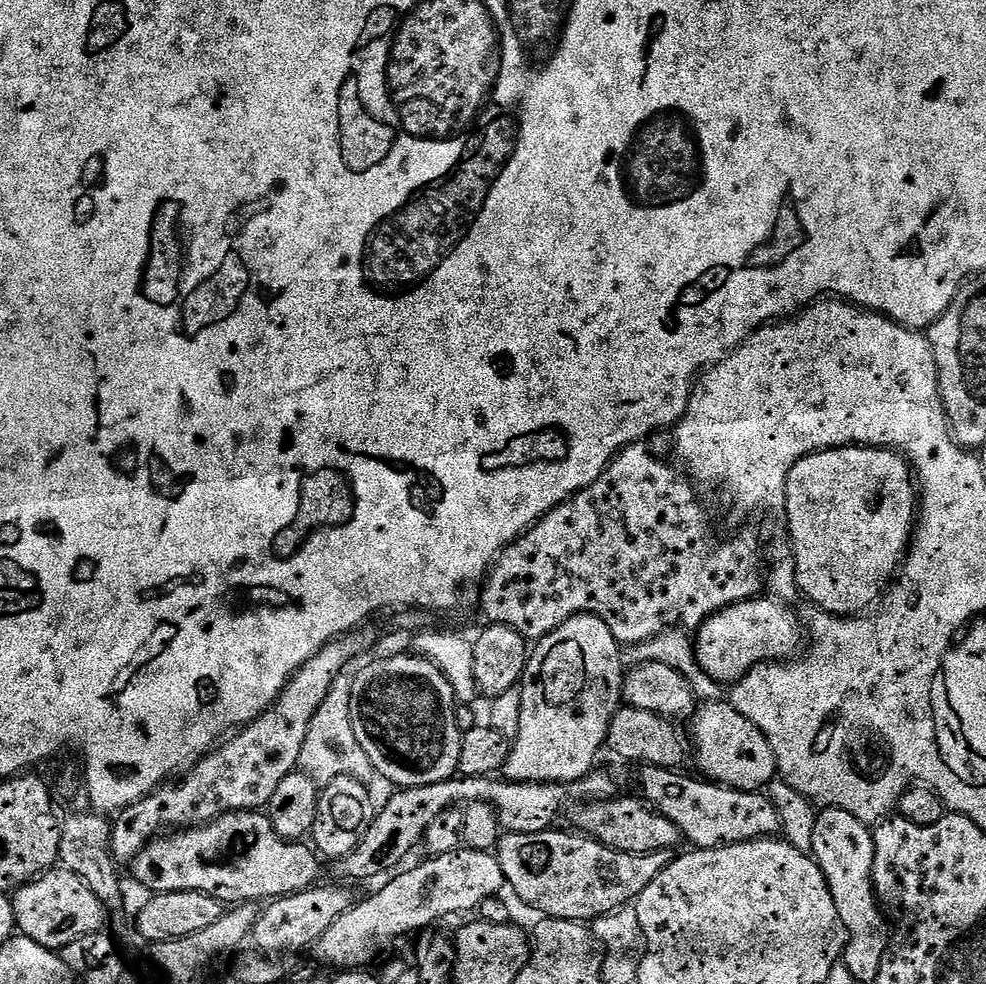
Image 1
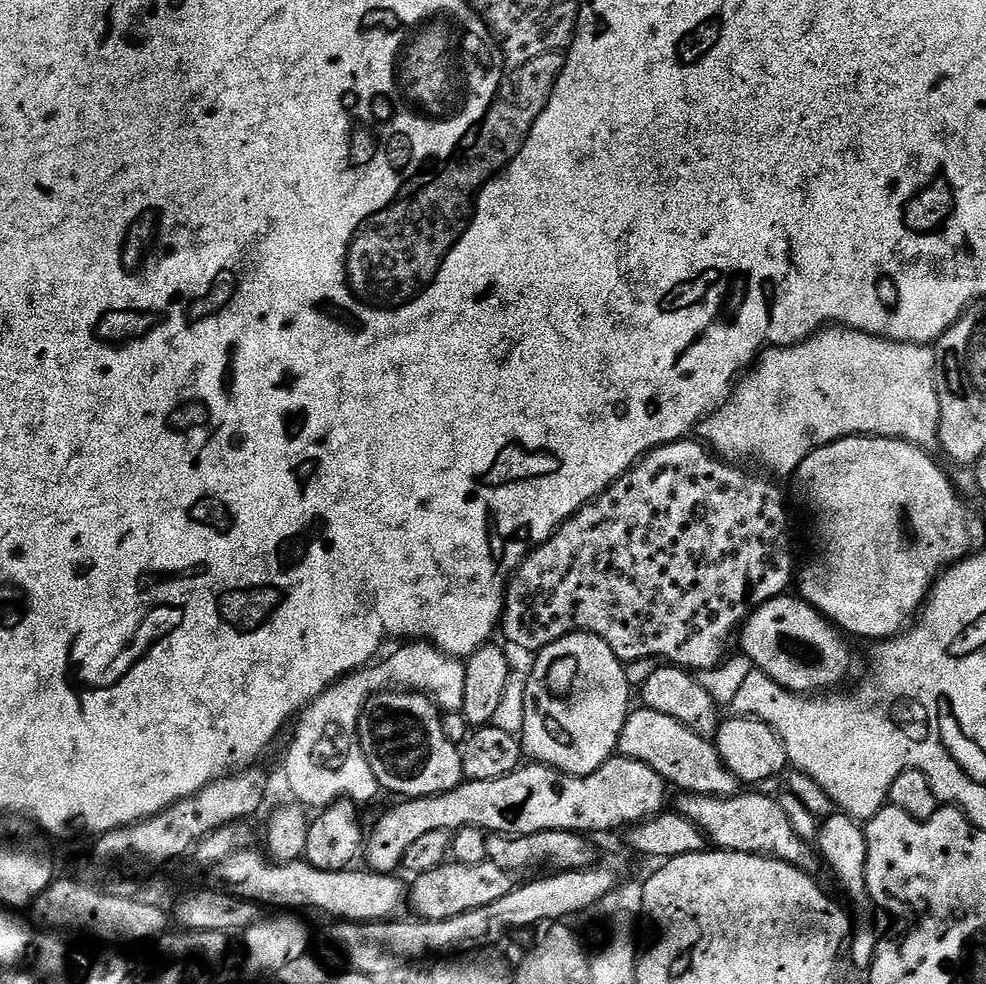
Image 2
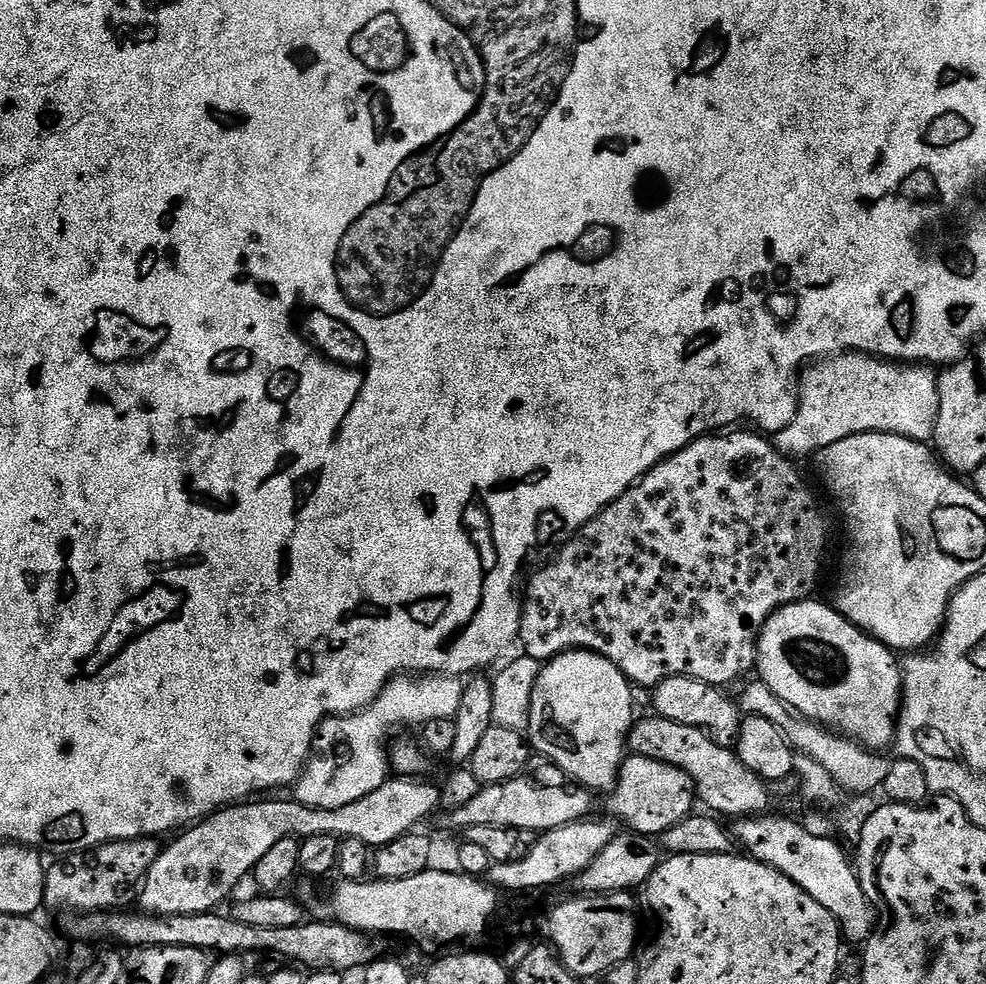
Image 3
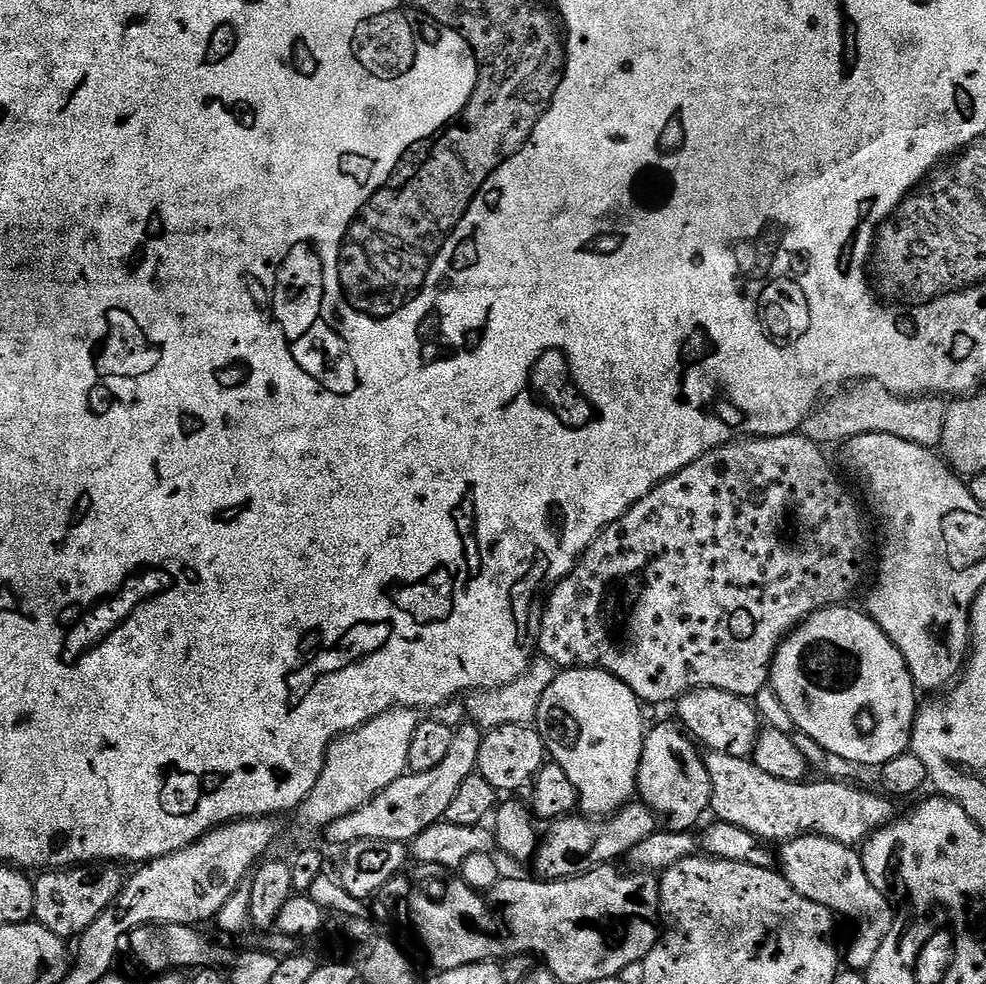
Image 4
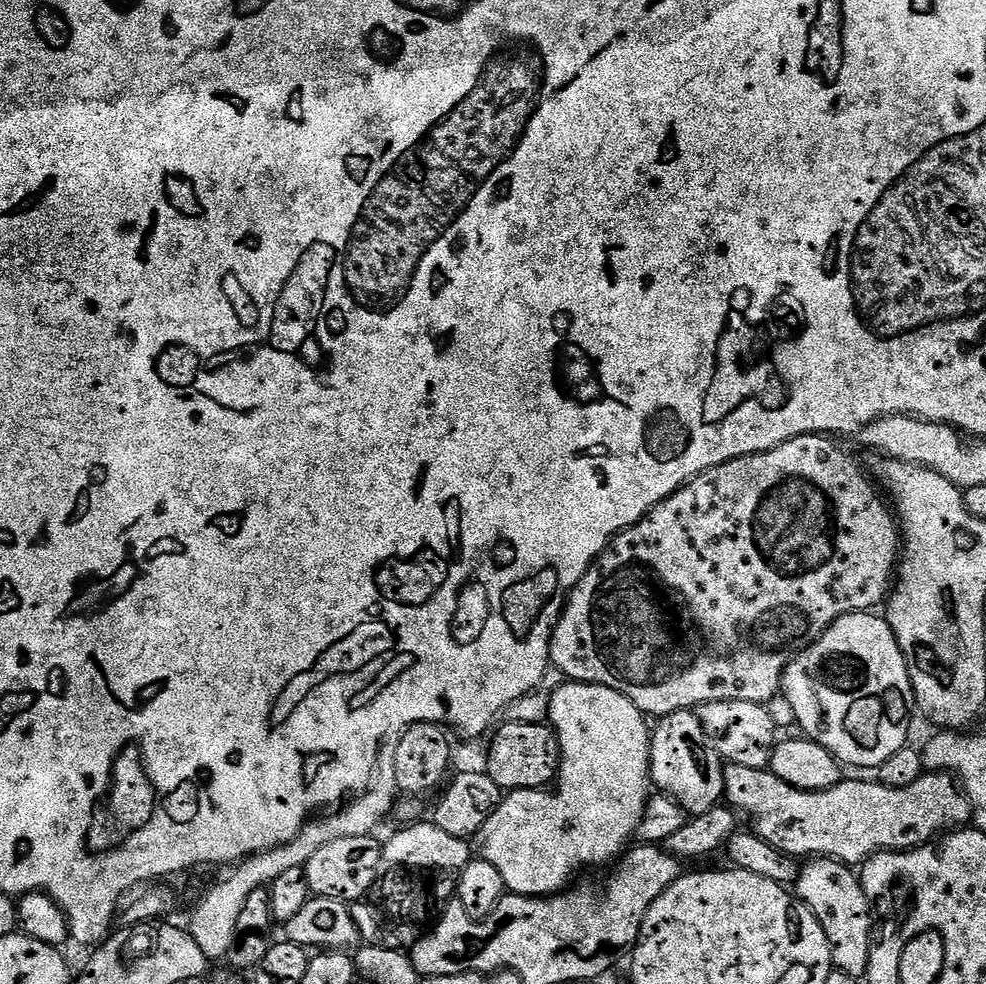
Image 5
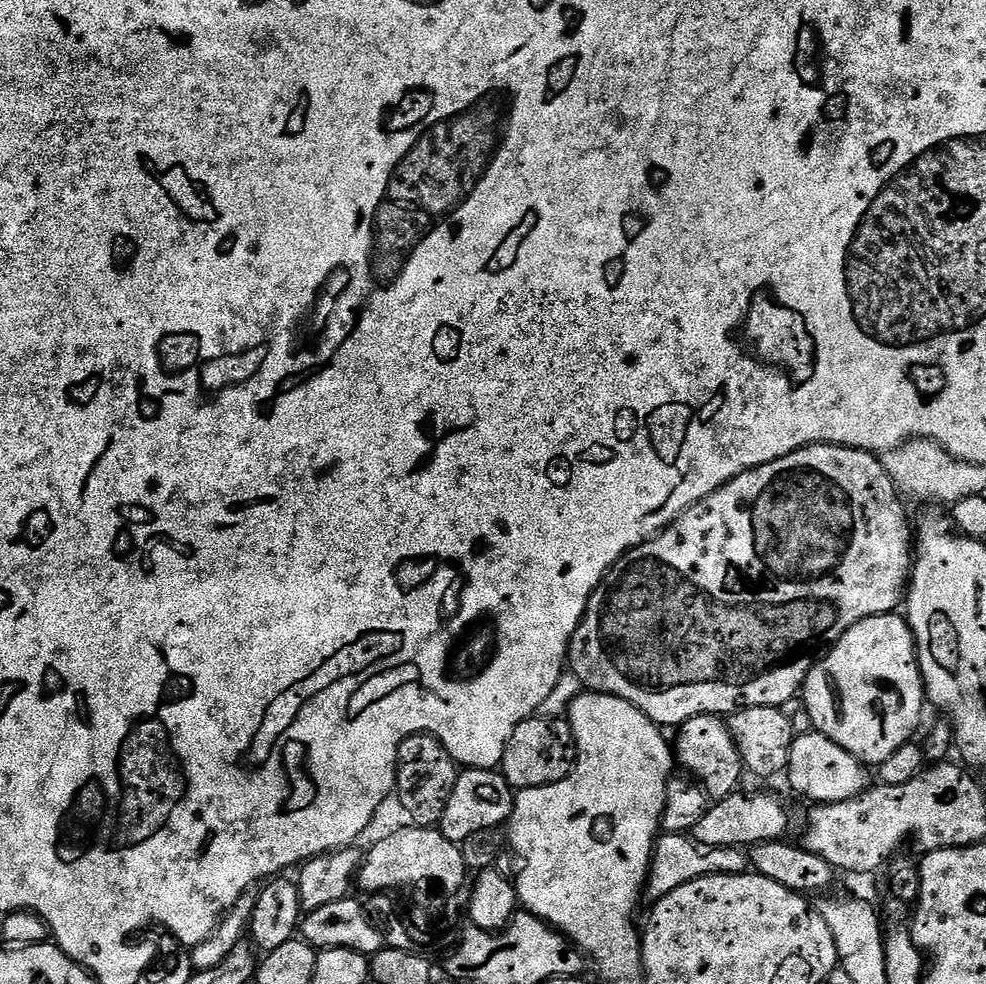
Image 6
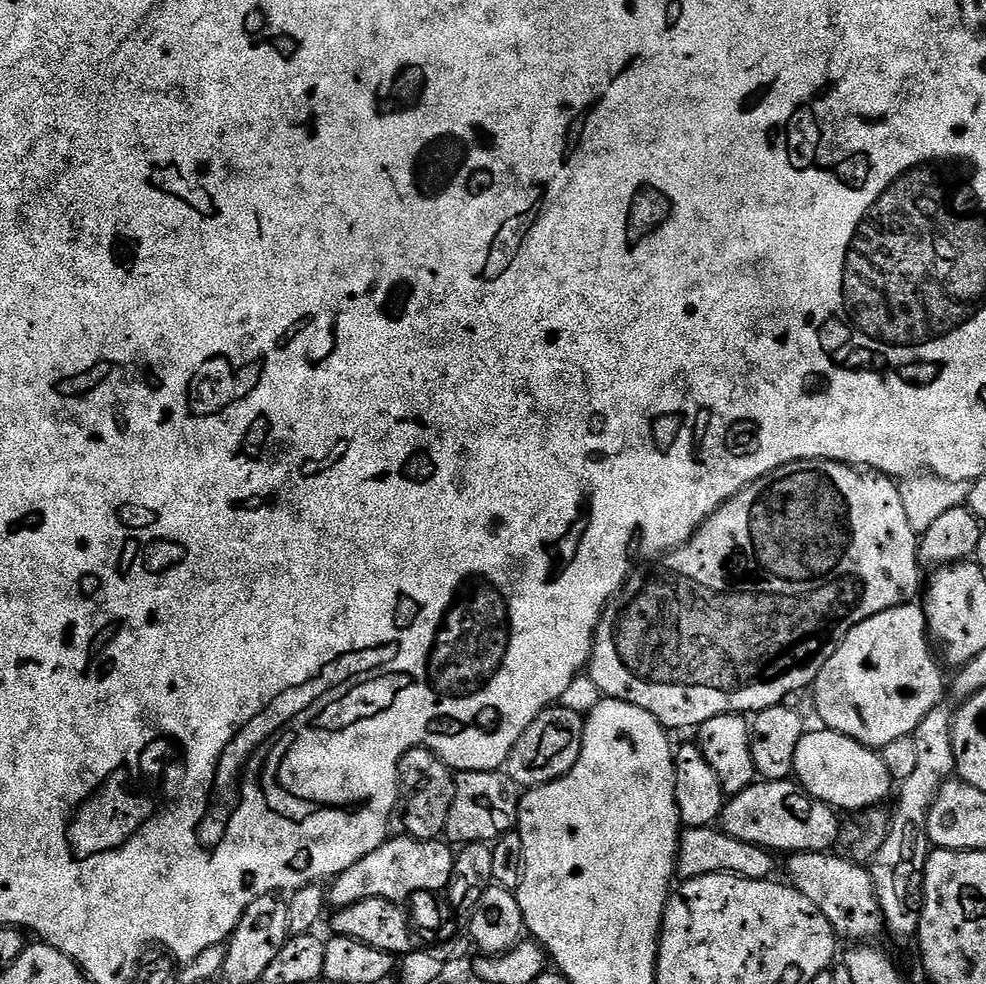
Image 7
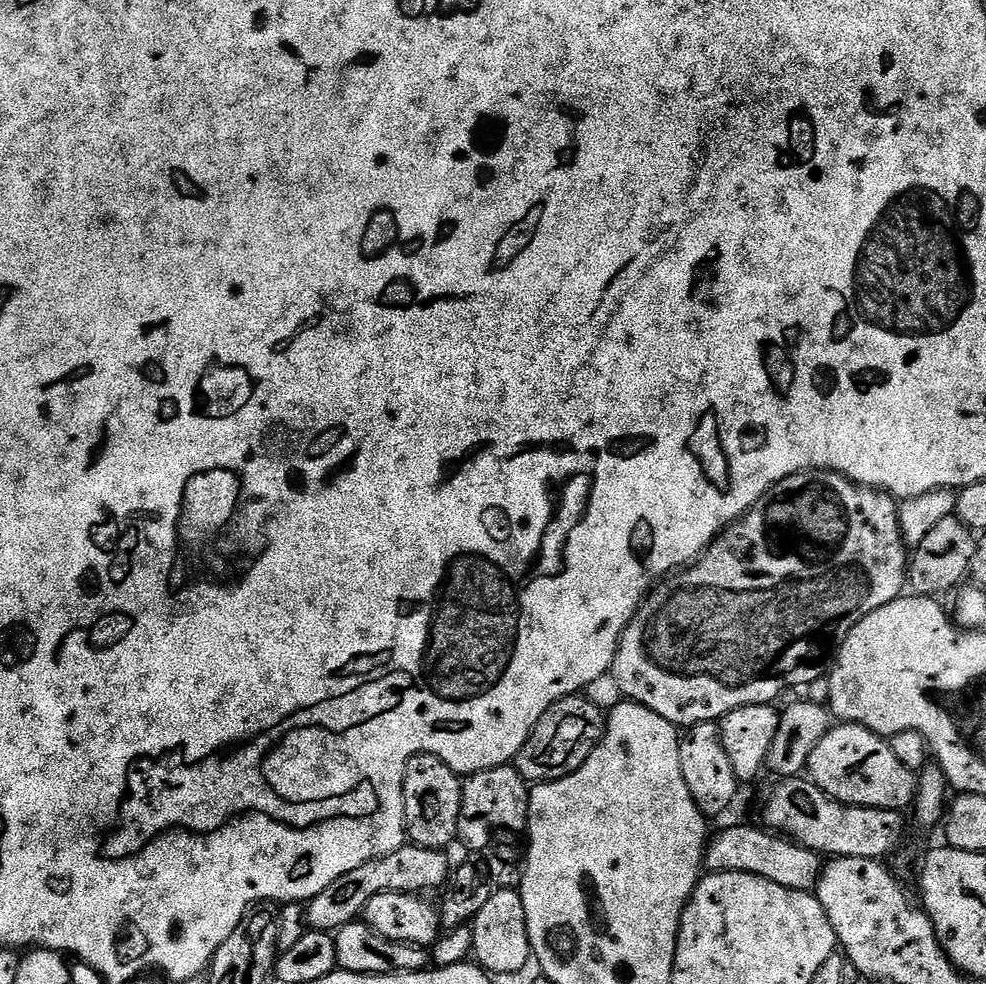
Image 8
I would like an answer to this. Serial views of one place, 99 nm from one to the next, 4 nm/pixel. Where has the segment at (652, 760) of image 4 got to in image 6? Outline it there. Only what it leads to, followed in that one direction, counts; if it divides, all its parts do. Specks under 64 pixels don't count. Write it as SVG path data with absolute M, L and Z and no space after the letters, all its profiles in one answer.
M695 716L682 725L674 736L674 756L685 773L695 778L713 801L731 796L741 787L740 779L746 776L740 760L738 746L734 742L727 723L719 716Z

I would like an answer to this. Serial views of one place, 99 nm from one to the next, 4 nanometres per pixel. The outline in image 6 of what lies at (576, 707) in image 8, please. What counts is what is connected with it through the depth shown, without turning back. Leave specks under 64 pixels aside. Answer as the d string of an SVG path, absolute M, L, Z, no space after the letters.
M533 718L523 720L506 742L502 774L513 789L541 788L565 780L576 763L576 739L567 719Z

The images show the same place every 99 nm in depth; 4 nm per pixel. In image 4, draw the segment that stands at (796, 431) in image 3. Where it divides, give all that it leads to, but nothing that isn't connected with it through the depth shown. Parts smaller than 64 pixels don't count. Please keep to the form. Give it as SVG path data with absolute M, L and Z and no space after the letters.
M856 386L833 395L831 399L823 406L817 407L805 420L802 429L803 435L821 446L836 443L839 445L845 440L852 440L855 436L871 432L890 434L906 442L927 445L928 436L938 438L944 429L946 404L940 398L905 398L887 392L879 386Z

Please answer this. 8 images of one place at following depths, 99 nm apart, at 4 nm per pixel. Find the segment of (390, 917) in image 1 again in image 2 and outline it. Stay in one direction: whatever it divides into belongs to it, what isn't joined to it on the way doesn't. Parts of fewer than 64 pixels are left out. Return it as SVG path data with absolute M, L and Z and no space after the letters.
M489 859L478 865L445 862L429 872L419 873L413 880L416 881L410 884L410 908L412 904L416 911L413 913L422 920L445 920L478 906L490 906L490 902L506 898L514 886L513 873Z

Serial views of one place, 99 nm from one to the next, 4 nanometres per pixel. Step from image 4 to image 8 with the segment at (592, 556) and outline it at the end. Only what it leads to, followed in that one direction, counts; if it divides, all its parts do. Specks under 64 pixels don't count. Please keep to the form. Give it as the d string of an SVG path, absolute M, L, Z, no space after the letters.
M799 472L772 485L767 494L754 502L746 515L741 516L735 524L729 524L717 536L716 541L696 563L669 575L653 587L620 635L620 645L614 654L610 675L618 684L621 697L654 710L654 714L666 718L666 722L674 726L716 722L730 710L738 710L751 704L772 704L787 688L800 690L815 679L823 677L826 665L839 652L852 627L862 618L866 618L866 614L897 600L905 588L906 545L900 536L897 501L885 493L854 484L837 472Z

